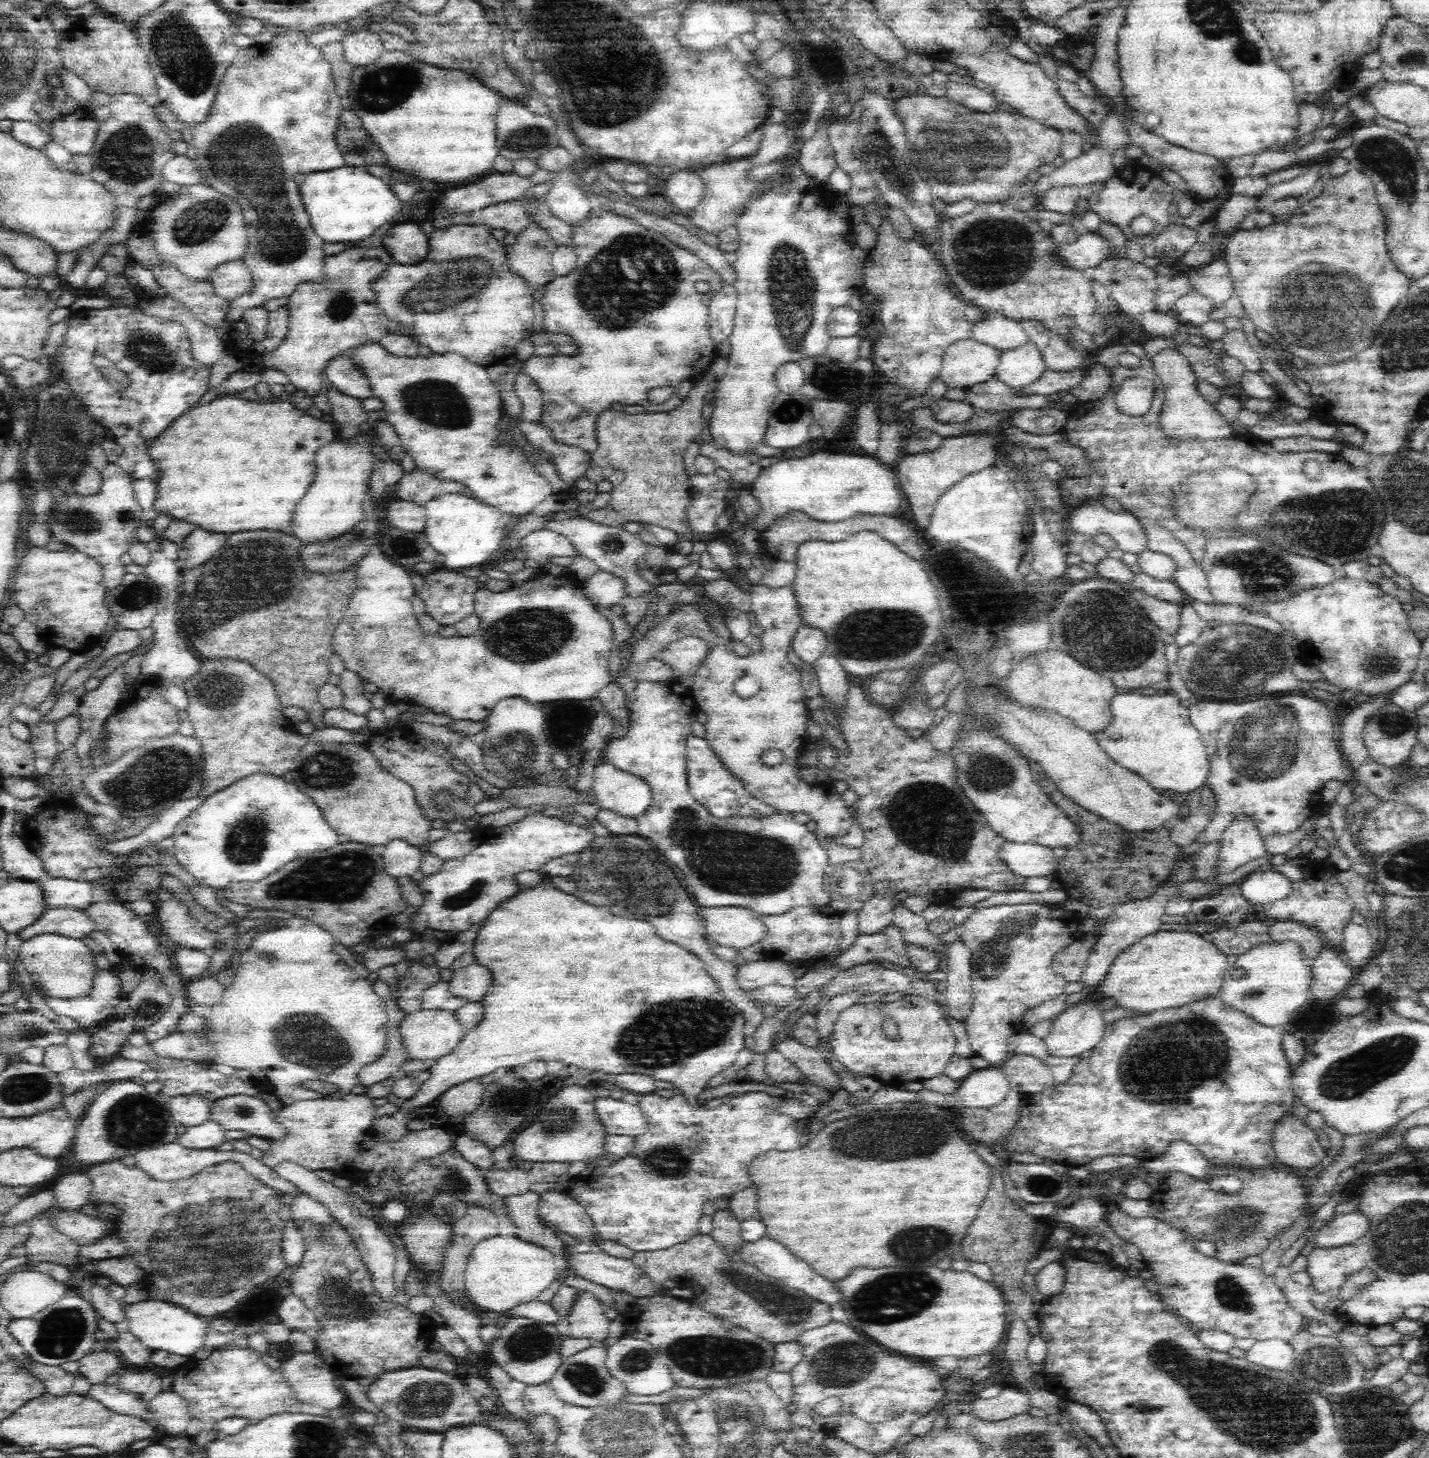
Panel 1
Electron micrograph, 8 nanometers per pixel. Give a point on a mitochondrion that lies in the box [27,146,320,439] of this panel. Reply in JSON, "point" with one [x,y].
{"point":[143,349]}

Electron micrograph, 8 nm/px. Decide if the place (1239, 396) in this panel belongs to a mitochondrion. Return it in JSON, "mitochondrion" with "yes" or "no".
{"mitochondrion":"no"}

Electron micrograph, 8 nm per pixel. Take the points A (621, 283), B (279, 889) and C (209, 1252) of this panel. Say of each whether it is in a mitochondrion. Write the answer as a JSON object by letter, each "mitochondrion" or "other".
{"A":"mitochondrion","B":"mitochondrion","C":"mitochondrion"}

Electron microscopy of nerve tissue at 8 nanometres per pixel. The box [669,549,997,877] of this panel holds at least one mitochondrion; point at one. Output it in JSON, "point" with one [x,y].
{"point":[933,818]}

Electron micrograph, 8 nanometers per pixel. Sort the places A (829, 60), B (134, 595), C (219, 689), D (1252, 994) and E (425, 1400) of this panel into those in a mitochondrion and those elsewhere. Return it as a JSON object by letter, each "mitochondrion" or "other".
{"A":"other","B":"mitochondrion","C":"mitochondrion","D":"mitochondrion","E":"mitochondrion"}

